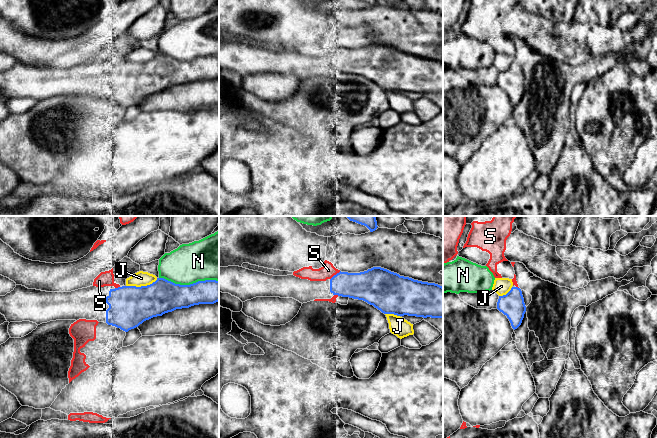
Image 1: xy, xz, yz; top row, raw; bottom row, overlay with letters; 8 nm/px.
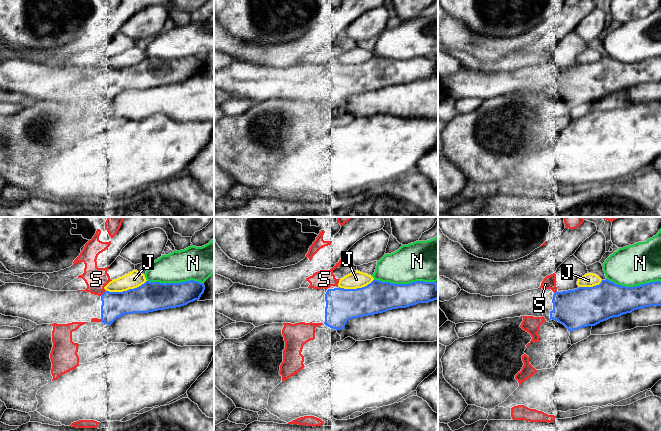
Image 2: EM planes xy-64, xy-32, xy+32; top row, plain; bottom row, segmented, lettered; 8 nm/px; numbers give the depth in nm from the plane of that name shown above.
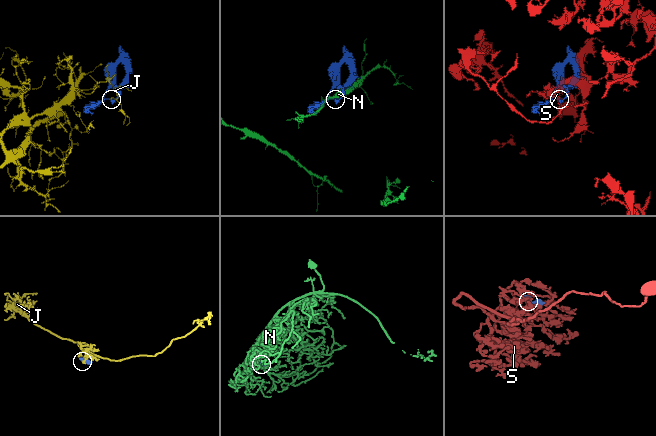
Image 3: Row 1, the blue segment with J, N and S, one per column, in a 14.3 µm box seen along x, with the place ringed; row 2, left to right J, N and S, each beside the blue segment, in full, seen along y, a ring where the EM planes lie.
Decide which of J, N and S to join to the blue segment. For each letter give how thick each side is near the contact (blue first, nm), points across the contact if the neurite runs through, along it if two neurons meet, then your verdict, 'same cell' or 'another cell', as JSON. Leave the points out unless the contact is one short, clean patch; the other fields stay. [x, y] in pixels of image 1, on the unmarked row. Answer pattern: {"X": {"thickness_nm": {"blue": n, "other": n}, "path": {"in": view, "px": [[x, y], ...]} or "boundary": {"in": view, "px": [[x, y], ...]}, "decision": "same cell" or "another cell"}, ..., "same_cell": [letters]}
{"J": {"thickness_nm": {"blue": 340, "other": 120}, "decision": "another cell"}, "N": {"thickness_nm": {"blue": 280, "other": 340}, "decision": "another cell"}, "S": {"thickness_nm": {"blue": 220, "other": 110}, "decision": "another cell"}, "same_cell": []}

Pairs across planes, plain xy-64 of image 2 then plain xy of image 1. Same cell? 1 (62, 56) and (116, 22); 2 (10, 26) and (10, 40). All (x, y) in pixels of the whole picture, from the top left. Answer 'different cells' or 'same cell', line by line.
1: same cell
2: different cells

